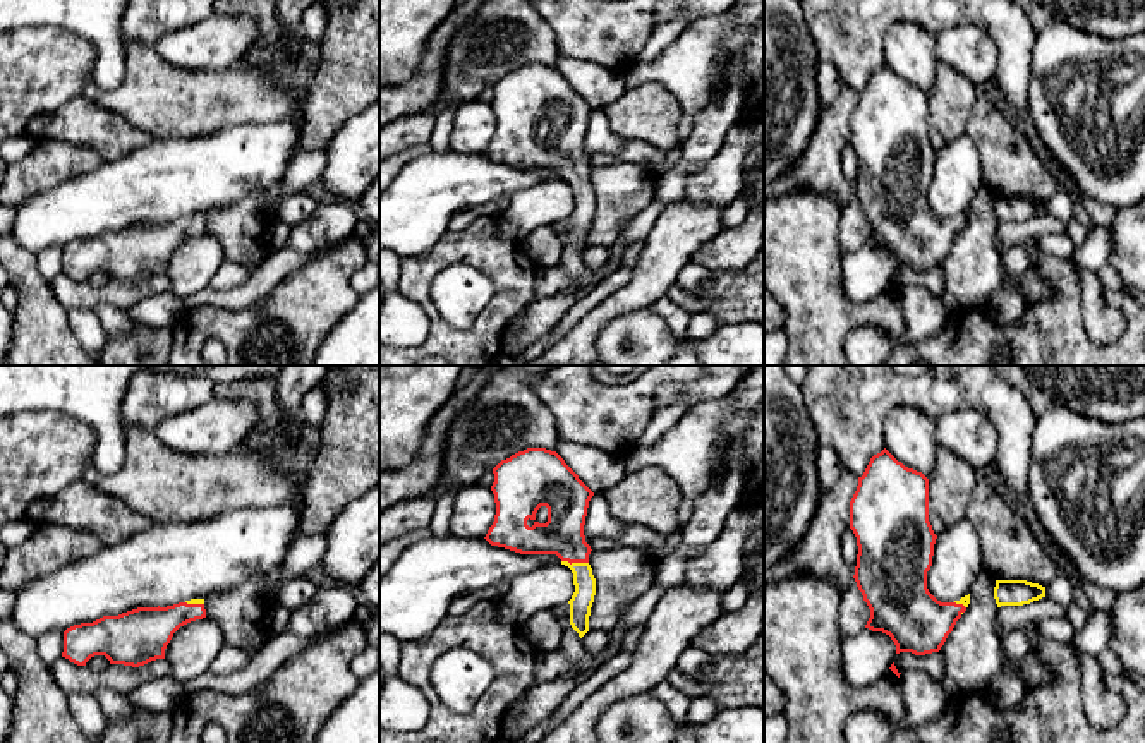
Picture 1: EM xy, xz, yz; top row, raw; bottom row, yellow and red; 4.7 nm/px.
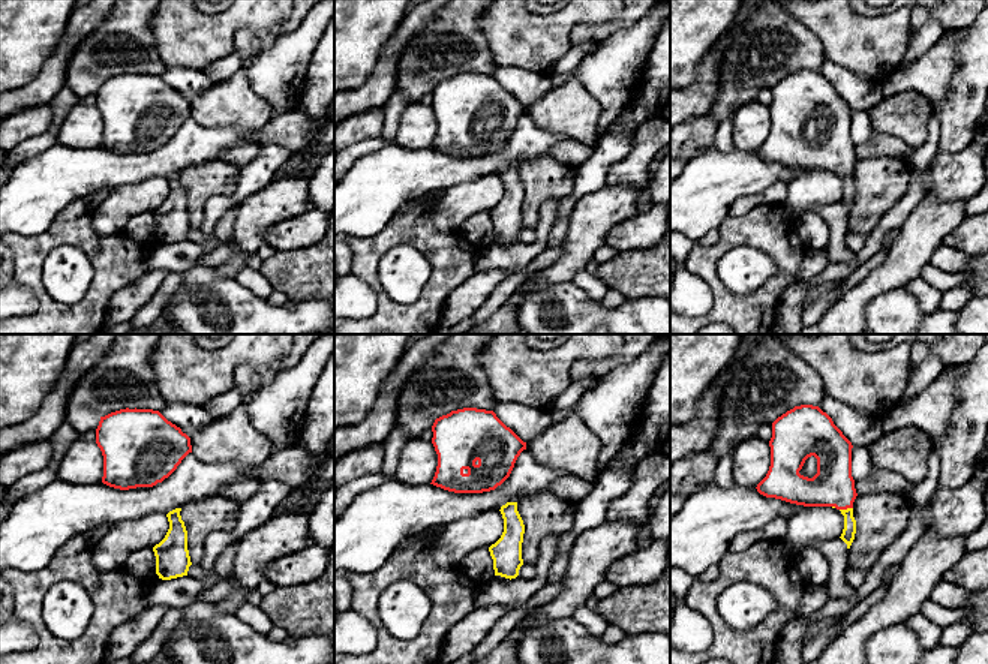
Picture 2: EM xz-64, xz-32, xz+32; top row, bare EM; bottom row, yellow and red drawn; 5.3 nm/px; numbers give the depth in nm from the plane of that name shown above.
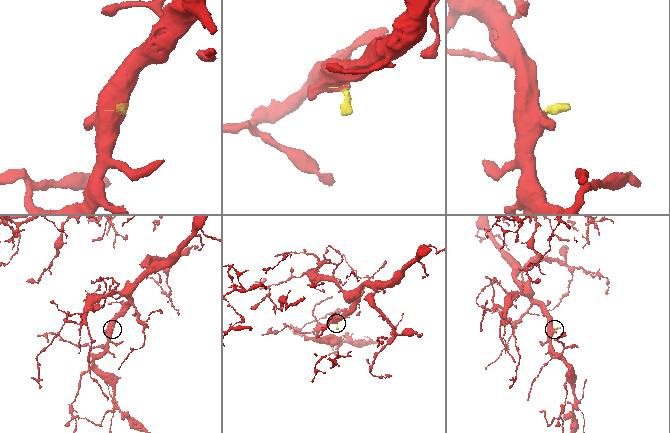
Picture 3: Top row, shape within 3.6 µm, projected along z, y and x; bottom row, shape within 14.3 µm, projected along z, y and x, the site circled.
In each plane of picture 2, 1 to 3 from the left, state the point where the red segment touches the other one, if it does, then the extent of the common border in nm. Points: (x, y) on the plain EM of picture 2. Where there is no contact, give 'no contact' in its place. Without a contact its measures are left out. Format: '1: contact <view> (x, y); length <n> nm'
1: no contact
2: no contact
3: contact xz+32 (847, 173); length 70 nm

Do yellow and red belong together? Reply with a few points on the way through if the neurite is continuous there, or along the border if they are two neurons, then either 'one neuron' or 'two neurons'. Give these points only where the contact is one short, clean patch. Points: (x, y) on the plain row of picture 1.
across xz (581, 218), (582, 186), (575, 179), (575, 170), (562, 150) | one neuron

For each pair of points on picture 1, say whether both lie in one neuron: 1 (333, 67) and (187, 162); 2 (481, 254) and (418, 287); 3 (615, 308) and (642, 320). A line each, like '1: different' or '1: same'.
1: different
2: same
3: different

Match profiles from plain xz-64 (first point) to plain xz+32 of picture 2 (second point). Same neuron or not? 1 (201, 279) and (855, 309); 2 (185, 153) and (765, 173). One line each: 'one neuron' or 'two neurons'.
1: two neurons
2: one neuron

